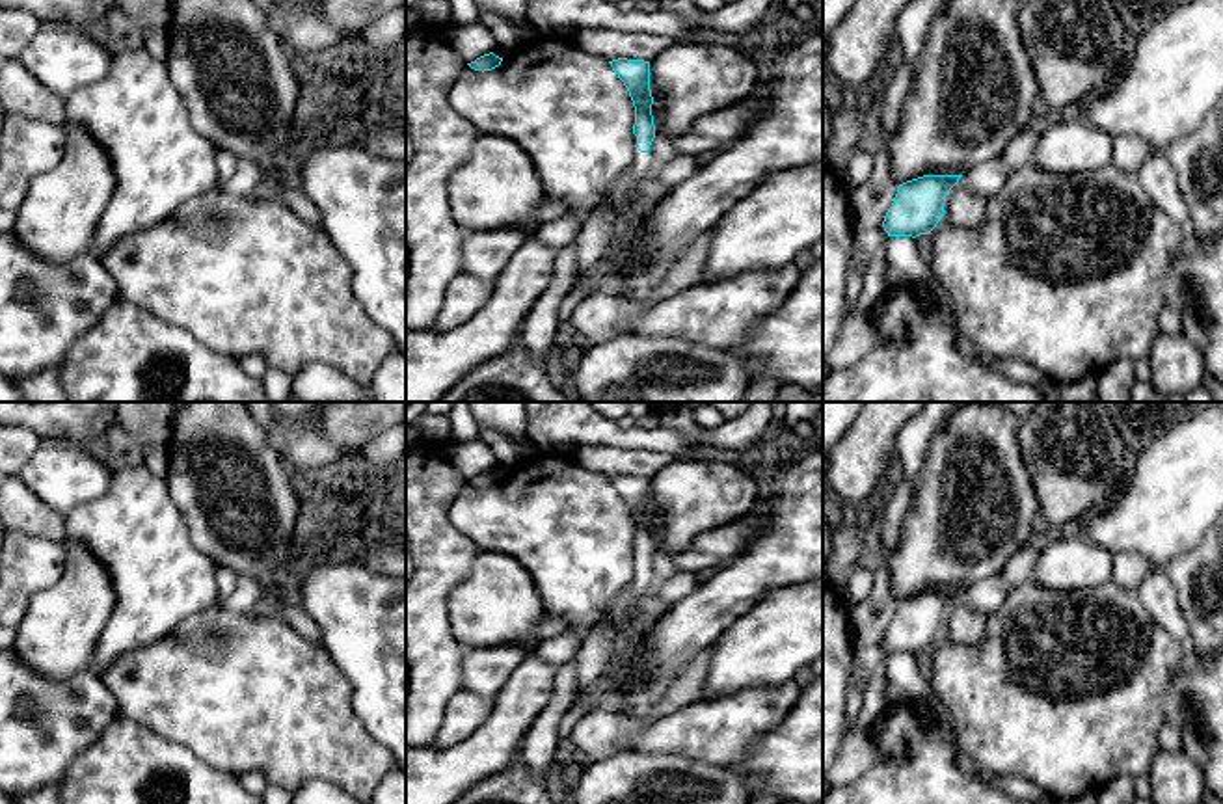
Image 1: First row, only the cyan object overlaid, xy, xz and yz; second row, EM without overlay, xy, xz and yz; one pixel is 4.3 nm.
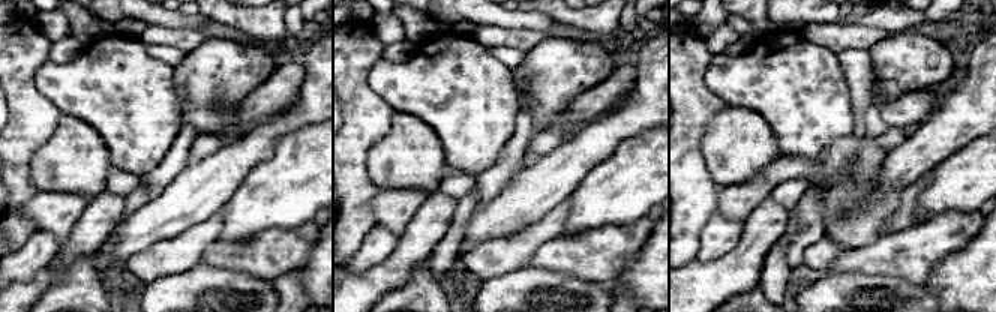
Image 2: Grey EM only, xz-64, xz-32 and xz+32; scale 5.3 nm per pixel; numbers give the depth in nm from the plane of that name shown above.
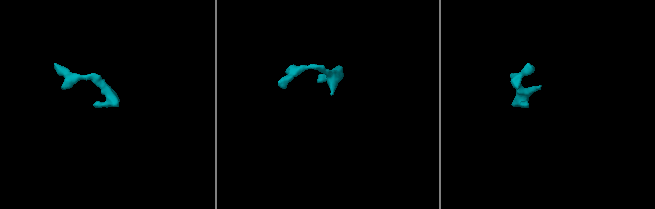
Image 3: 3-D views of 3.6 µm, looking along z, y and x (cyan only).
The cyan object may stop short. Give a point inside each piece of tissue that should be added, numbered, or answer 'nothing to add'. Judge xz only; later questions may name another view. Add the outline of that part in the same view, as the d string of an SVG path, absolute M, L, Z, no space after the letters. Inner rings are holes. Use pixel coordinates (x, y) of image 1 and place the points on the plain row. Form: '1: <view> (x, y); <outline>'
1: xz (643, 581); M633 551L635 570L633 570L633 579L631 579L629 586L627 586L627 590L629 590L629 594L633 597L638 597L638 596L653 590L655 584L657 584L657 579L655 579L655 573L653 573L653 564L655 564L653 558L652 558L648 570L640 570L637 566L637 560L638 560L638 555Z

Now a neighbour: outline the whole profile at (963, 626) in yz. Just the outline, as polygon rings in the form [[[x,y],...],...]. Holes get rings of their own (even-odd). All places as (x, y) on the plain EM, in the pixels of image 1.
[[[959,599],[949,607],[944,620],[942,636],[959,646],[974,646],[983,640],[987,633],[987,616],[968,609]]]

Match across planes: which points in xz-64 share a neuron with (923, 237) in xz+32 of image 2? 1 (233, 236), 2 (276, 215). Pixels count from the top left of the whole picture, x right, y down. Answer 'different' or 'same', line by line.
1: different
2: different

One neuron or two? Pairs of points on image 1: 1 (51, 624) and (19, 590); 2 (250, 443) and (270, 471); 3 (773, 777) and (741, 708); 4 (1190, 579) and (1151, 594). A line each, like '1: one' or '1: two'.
1: two
2: one
3: two
4: two

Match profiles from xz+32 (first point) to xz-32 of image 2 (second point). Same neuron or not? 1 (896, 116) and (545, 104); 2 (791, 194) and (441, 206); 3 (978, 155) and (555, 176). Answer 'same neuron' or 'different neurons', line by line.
1: different neurons
2: different neurons
3: different neurons

